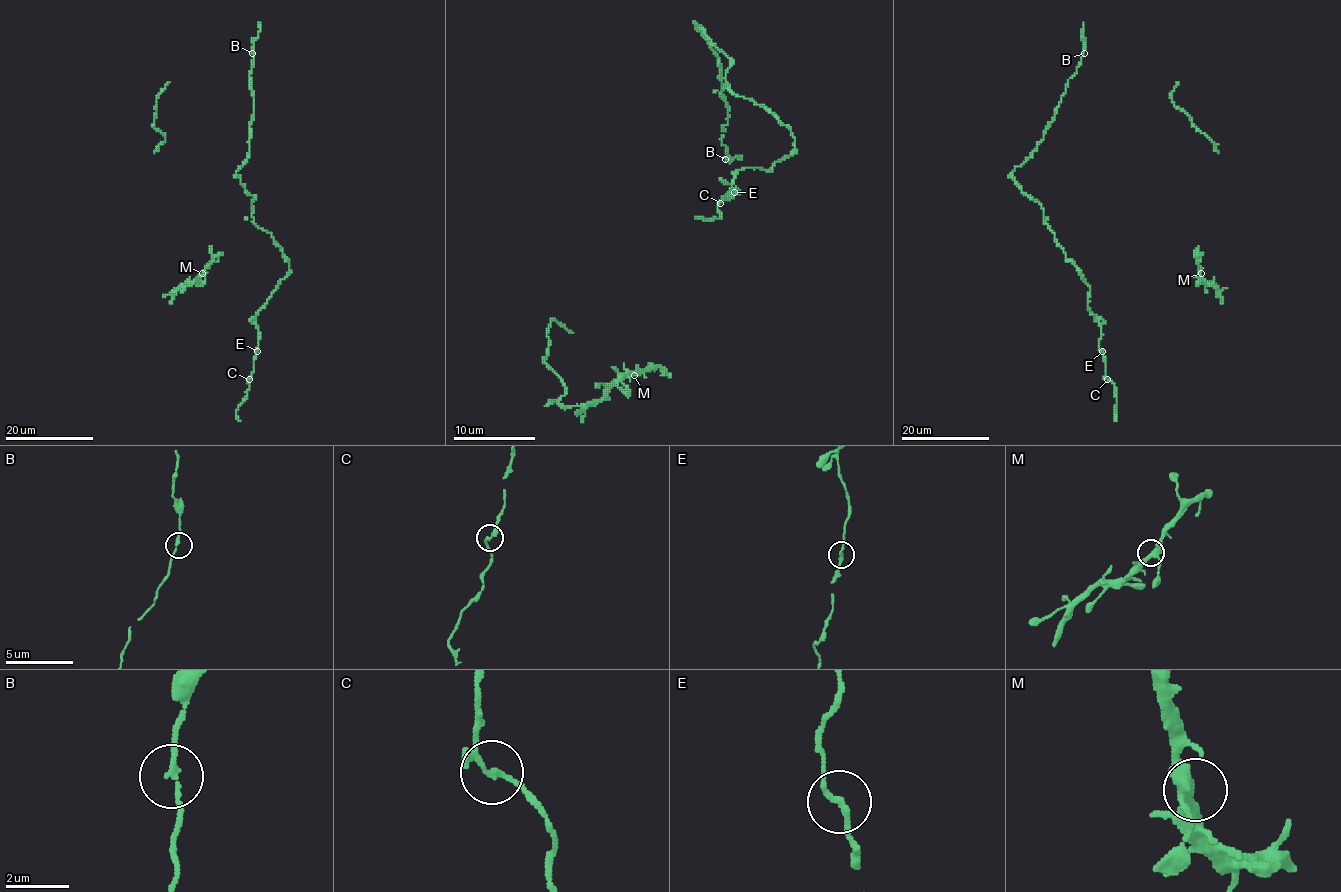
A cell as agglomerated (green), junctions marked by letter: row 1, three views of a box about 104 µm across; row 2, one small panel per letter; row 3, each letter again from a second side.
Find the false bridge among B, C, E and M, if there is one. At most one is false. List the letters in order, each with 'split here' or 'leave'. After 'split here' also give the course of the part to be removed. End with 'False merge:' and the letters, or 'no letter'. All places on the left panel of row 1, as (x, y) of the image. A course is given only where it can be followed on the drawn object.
B: leave
C: leave
E: leave
M: leave
False merge: no letter

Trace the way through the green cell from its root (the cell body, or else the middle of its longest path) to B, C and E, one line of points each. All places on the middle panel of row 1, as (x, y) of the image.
B: (701, 29), (697, 27), (721, 72), (721, 98), (728, 104), (721, 131), (725, 159)
C: (701, 29), (730, 60), (725, 84), (766, 106), (795, 139), (770, 170), (742, 168), (738, 192), (719, 202)
E: (701, 29), (730, 60), (725, 84), (766, 106), (795, 139), (795, 149), (770, 170), (742, 168), (734, 192)

